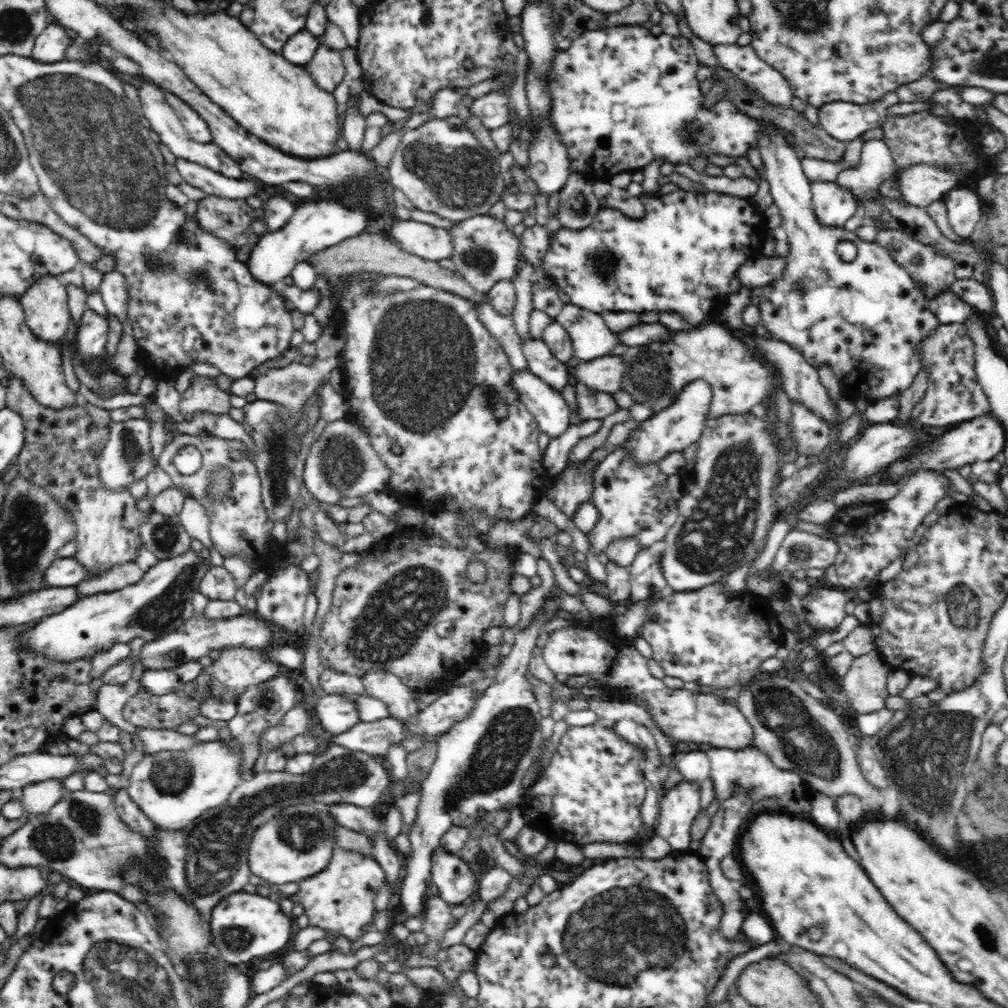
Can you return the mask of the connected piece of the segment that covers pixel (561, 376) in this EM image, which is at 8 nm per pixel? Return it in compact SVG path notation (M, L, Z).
M528 338L522 341L522 349L529 365L529 372L538 376L543 382L556 391L562 391L564 386L573 384L571 366L559 362L542 340Z

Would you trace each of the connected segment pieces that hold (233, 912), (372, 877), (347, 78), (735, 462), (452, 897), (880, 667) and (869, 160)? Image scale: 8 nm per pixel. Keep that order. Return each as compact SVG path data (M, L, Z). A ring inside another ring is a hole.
M243 890L225 896L212 909L208 927L219 958L233 965L286 950L297 928L294 918L282 913L278 900Z
M336 848L325 870L298 882L298 891L293 899L300 901L310 925L336 937L344 936L354 943L374 928L374 896L385 877L383 868L370 855Z
M348 47L342 52L342 63L344 63L344 69L346 74L342 78L342 82L336 86L332 93L336 98L336 107L338 108L338 122L340 127L343 128L343 120L348 107L348 101L350 97L358 95L365 88L362 80L362 67L356 55L356 48Z
M746 412L709 418L700 438L684 449L683 455L688 466L684 466L684 472L680 472L682 497L677 500L679 513L660 545L660 566L669 592L700 590L721 581L742 564L754 561L764 548L768 530L778 513L775 487L782 468L781 454L772 433L768 433L765 417Z
M444 847L433 850L430 882L438 888L438 896L450 904L468 903L476 897L478 875L458 853L450 853Z
M876 646L862 656L854 657L850 668L843 674L842 688L848 693L852 708L858 714L870 714L882 710L885 707L886 697L889 695L887 691L887 676L889 666L882 660L880 651Z
M870 139L863 142L860 154L859 164L843 170L835 180L838 186L849 190L858 201L872 190L877 192L878 186L896 173L892 151L882 140Z

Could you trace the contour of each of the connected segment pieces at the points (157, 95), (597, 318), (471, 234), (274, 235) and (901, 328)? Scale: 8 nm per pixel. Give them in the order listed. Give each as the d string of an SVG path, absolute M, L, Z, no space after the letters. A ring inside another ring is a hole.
M139 75L137 80L134 80L132 85L135 86L140 97L144 121L148 122L157 140L166 144L166 146L174 153L176 158L182 158L198 163L204 167L208 167L208 169L219 172L228 178L244 178L245 175L243 174L242 169L240 169L240 165L238 165L238 163L234 161L230 155L226 154L226 152L224 152L216 143L209 142L202 144L196 142L196 140L193 140L190 137L190 134L188 134L188 132L183 128L181 120L174 112L174 109L168 104L162 89L158 85L145 79L141 75Z
M571 303L564 306L555 320L570 334L575 357L582 362L611 355L612 350L621 344L619 336L608 329L601 314Z
M476 215L454 224L448 229L452 239L452 256L456 273L462 275L470 287L478 293L488 293L499 280L514 280L518 276L518 247L520 240L503 218L495 219L488 215Z
M334 197L298 205L288 224L261 235L250 252L247 269L256 280L273 287L279 285L286 276L290 276L298 263L306 261L311 254L364 232L370 222L370 216L366 214L364 210L346 207L340 199Z
M764 121L765 132L758 139L758 148L760 156L762 158L763 169L765 170L766 178L770 185L771 195L773 202L778 206L781 214L780 232L786 234L786 239L790 243L790 250L788 254L784 256L786 259L786 266L784 266L784 272L776 282L768 284L763 287L763 296L758 300L758 307L760 307L760 322L774 335L773 339L778 342L784 342L791 348L798 350L803 355L803 358L813 368L818 369L823 363L830 365L832 371L836 376L836 380L840 382L840 388L842 392L845 392L847 397L854 400L856 398L864 398L868 402L874 402L877 400L884 400L884 398L890 398L890 396L901 396L908 387L912 384L915 376L923 368L919 352L917 352L917 345L920 345L932 331L940 325L938 317L932 313L929 307L929 299L918 289L909 272L904 269L899 261L897 261L888 250L883 246L878 245L876 241L867 242L860 239L854 231L848 231L843 228L832 228L830 226L824 226L820 224L820 221L816 218L816 214L811 207L811 188L810 181L805 177L801 159L796 149L791 147L791 144L784 140L784 135L778 131L778 128L772 123ZM842 240L849 240L854 242L857 246L857 256L851 262L846 262L840 259L840 256L836 253L836 246Z

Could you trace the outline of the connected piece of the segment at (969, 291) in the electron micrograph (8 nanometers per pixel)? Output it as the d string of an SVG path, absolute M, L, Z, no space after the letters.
M956 280L948 285L946 290L958 295L966 303L971 304L977 311L989 316L989 318L996 315L991 291L986 284L976 280Z

